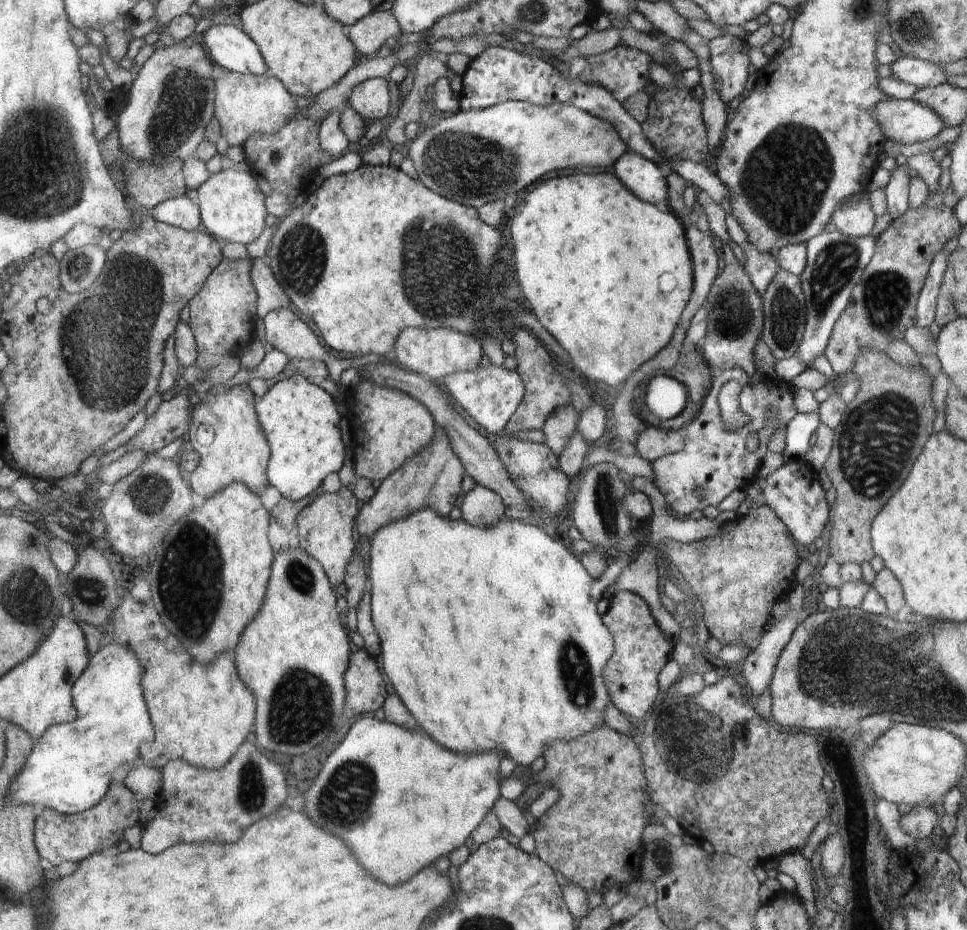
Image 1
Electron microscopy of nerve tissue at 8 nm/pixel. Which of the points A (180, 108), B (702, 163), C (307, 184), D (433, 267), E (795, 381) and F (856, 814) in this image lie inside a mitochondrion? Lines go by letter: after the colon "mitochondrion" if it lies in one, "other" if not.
A: mitochondrion
B: other
C: other
D: mitochondrion
E: other
F: mitochondrion

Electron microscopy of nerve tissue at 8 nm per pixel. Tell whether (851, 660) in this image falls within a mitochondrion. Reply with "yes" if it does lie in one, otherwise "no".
yes

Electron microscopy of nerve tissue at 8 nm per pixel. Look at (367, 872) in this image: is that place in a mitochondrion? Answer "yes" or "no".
no

